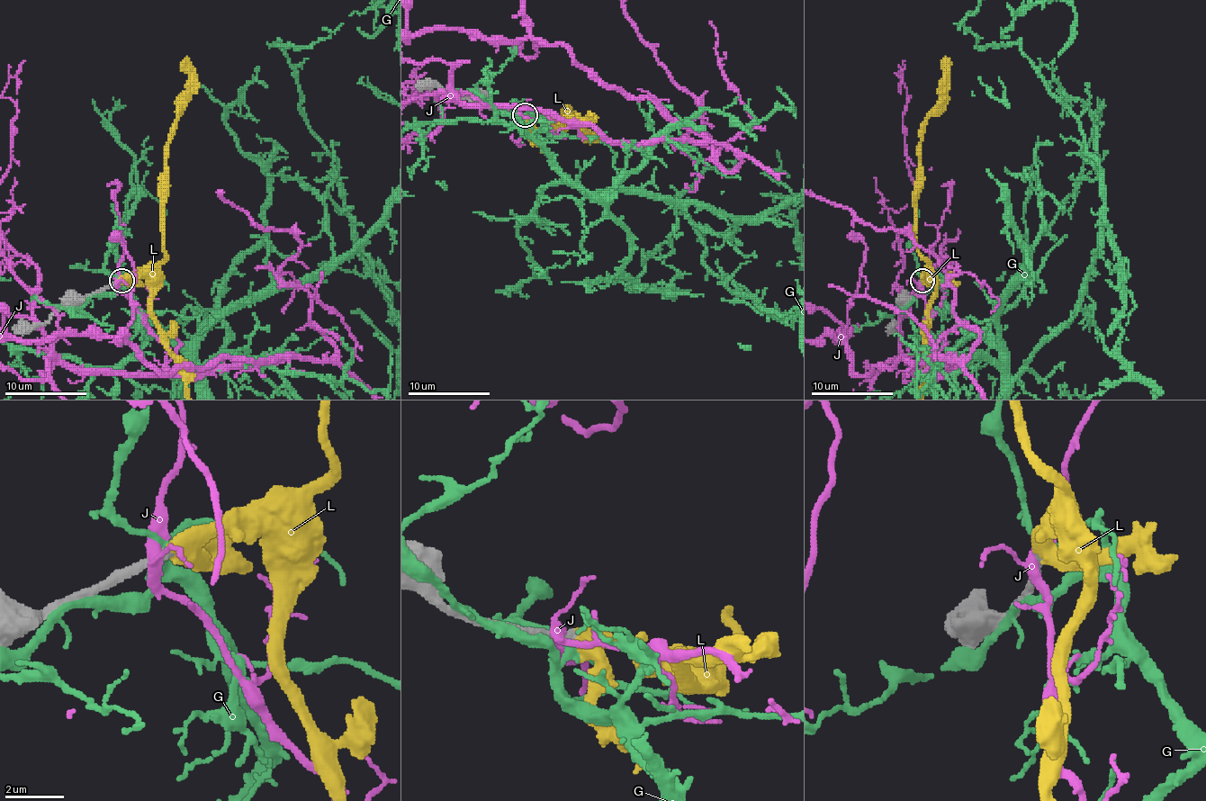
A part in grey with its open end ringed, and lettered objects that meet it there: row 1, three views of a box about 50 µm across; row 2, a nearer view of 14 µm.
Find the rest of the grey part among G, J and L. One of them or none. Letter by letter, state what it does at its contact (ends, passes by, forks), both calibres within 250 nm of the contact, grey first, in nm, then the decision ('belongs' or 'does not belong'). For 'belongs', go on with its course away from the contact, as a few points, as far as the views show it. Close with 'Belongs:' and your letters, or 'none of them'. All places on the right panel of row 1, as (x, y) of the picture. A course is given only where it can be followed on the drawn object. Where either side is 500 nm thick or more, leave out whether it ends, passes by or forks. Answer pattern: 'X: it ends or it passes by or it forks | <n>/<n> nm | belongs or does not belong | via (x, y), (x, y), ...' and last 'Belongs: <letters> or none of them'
G: it forks | 340/200 nm | does not belong
J: it forks | 380/340 nm | does not belong
L: 320/500 nm | belongs
Belongs: L

